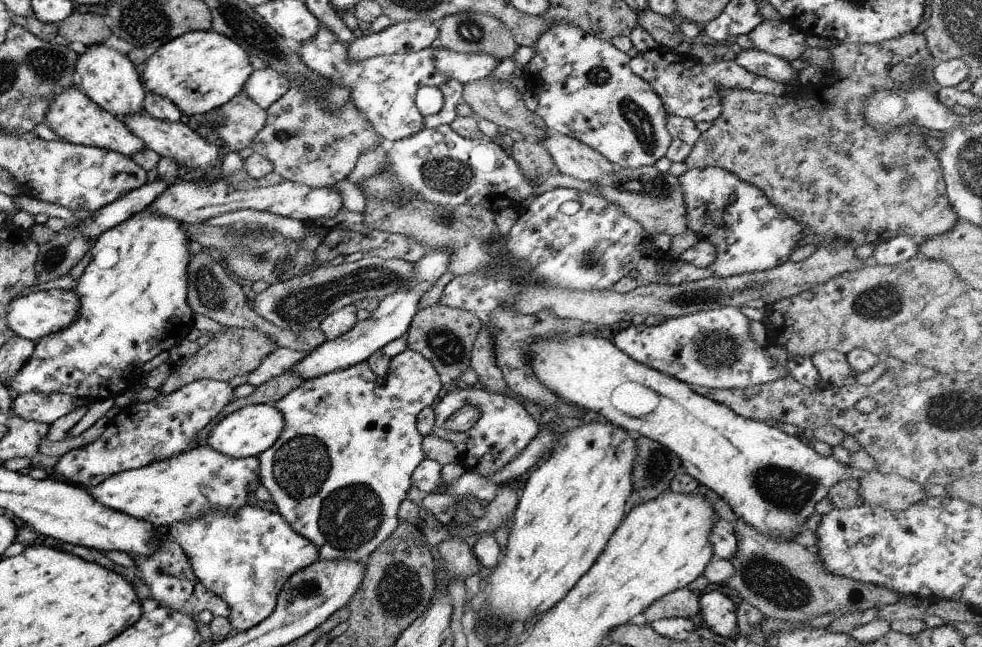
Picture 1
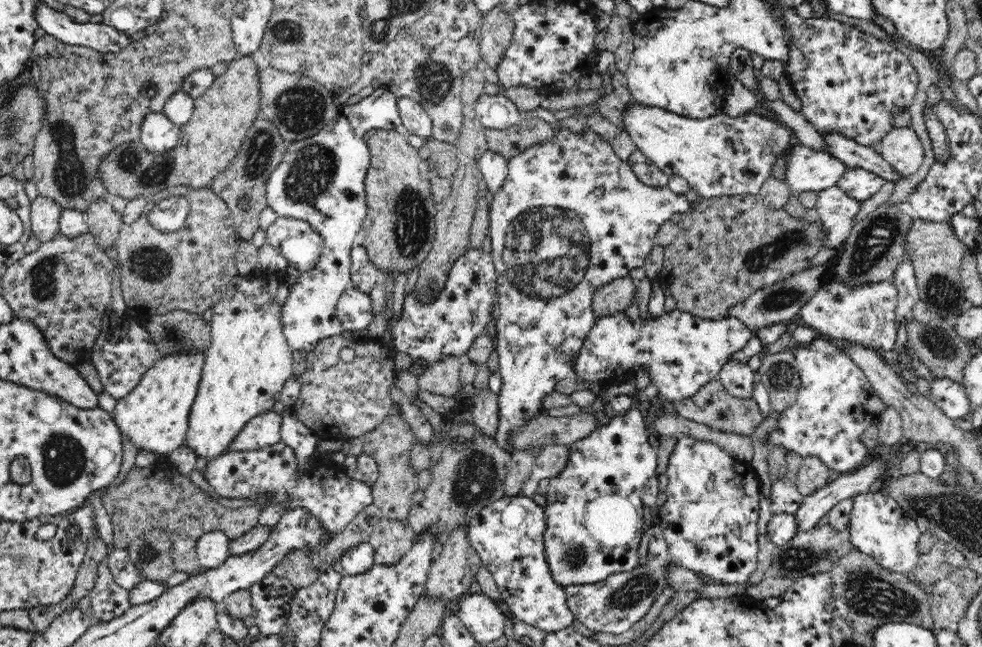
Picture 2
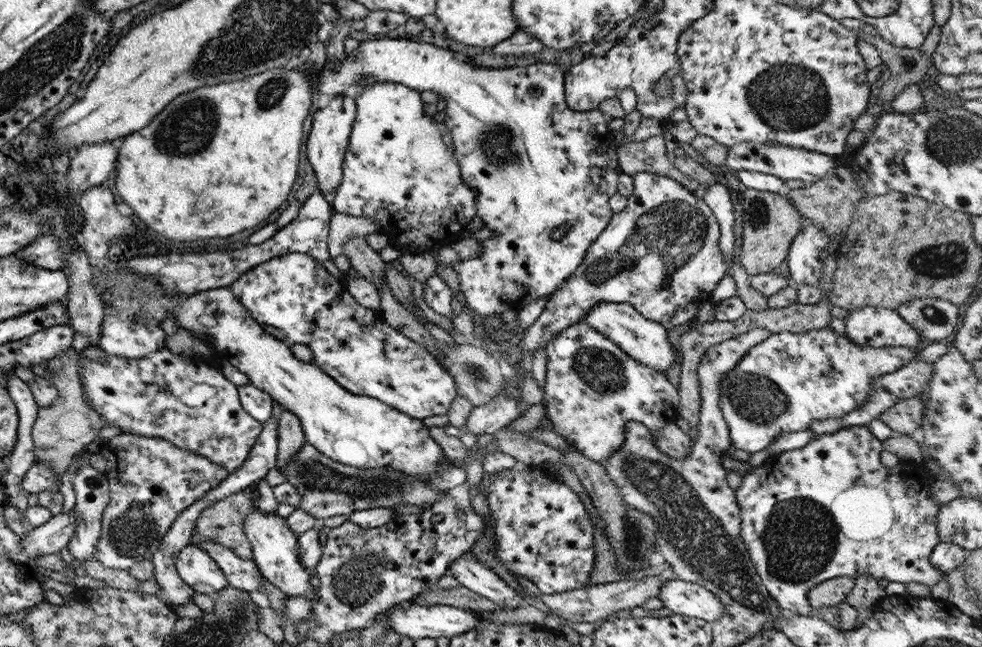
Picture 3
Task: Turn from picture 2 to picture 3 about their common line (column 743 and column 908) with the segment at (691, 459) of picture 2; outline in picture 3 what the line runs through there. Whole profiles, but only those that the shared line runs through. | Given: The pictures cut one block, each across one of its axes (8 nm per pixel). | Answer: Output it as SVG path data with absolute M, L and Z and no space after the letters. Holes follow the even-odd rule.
M865 425L845 426L831 432L831 434L819 434L801 448L783 451L772 456L757 468L749 470L749 474L741 476L740 486L733 491L735 502L739 506L739 516L741 516L739 537L745 543L745 550L749 551L750 561L753 563L755 572L759 575L762 586L766 588L766 592L781 611L788 610L800 616L808 616L812 608L806 600L806 594L809 593L810 588L835 577L845 576L855 579L857 576L871 576L871 578L875 578L875 581L884 578L888 582L903 584L915 582L927 587L932 587L945 578L946 574L943 574L943 571L935 569L929 563L929 554L939 542L937 525L934 522L934 520L937 520L939 504L933 501L929 493L932 473L924 468L922 461L916 463L914 461L899 460L892 467L885 467L881 464L879 458L881 451L881 441L873 438Z

